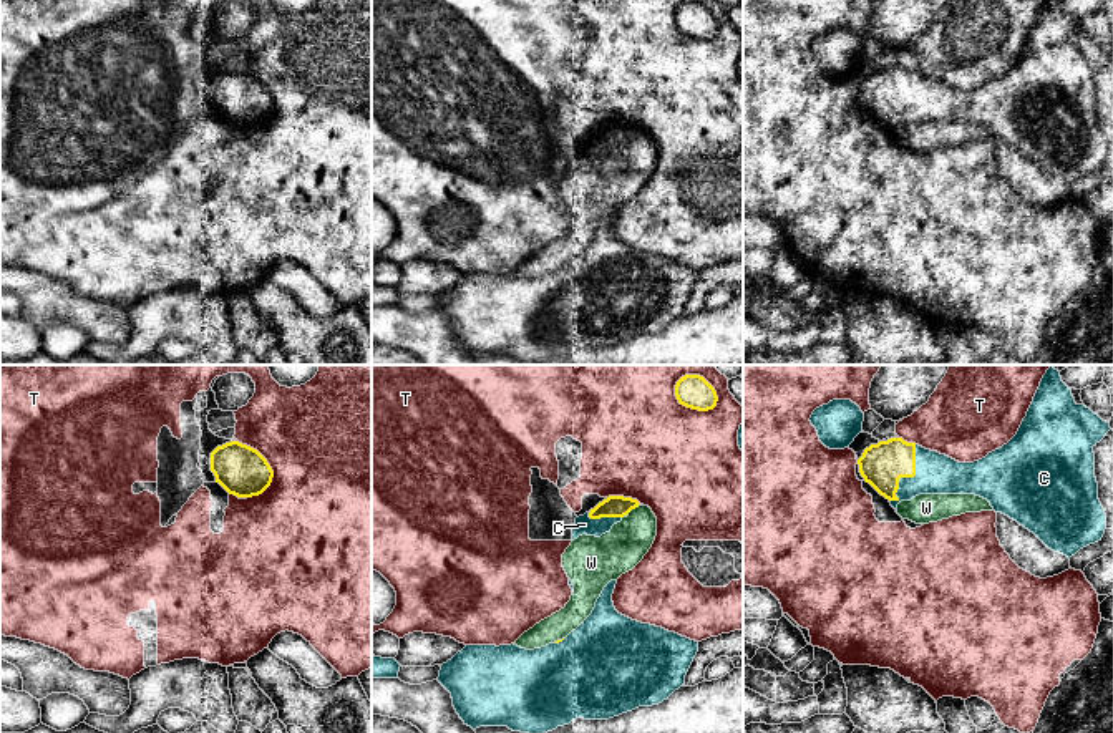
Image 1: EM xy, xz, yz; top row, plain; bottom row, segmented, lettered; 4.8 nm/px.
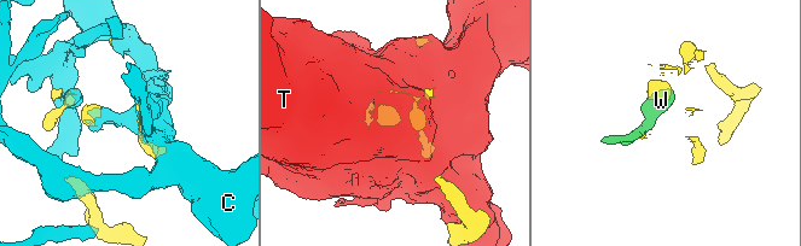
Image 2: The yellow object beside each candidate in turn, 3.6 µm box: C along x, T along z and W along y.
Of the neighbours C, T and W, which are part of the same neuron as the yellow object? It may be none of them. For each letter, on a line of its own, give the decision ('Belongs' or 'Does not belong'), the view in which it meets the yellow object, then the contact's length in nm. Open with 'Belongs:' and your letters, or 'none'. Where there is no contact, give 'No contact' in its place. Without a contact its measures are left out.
Belongs: C
C: Belongs. Touches yellow in yz. Shared border 300 nm
T: Does not belong. Touches yellow in xz. Shared border 240 nm
W: Does not belong. Touches yellow in xz. Shared border 70 nm

